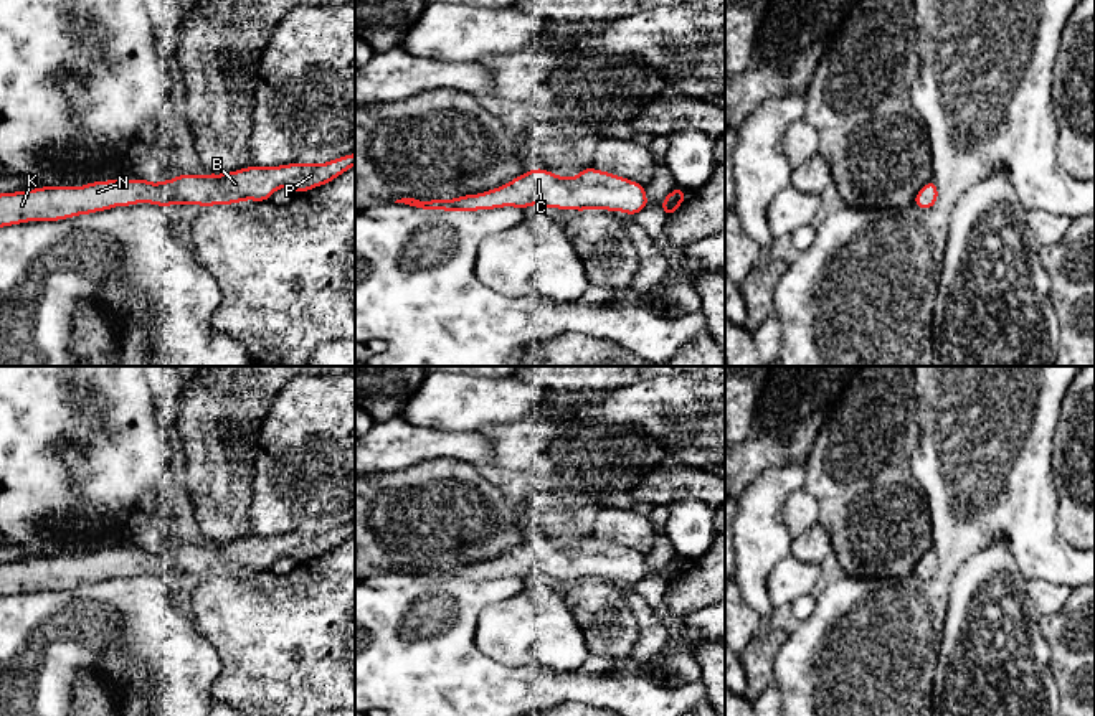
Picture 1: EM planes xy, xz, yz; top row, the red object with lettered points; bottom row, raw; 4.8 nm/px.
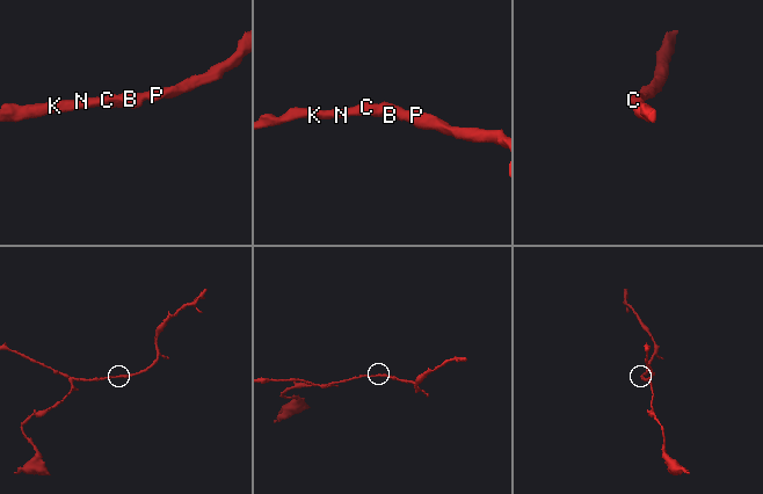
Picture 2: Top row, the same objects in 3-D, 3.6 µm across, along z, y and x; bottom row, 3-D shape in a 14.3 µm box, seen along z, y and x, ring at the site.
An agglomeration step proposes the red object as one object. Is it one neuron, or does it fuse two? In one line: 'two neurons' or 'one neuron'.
one neuron

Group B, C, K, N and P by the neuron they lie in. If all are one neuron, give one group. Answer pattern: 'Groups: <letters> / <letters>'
Groups: B C K N P

